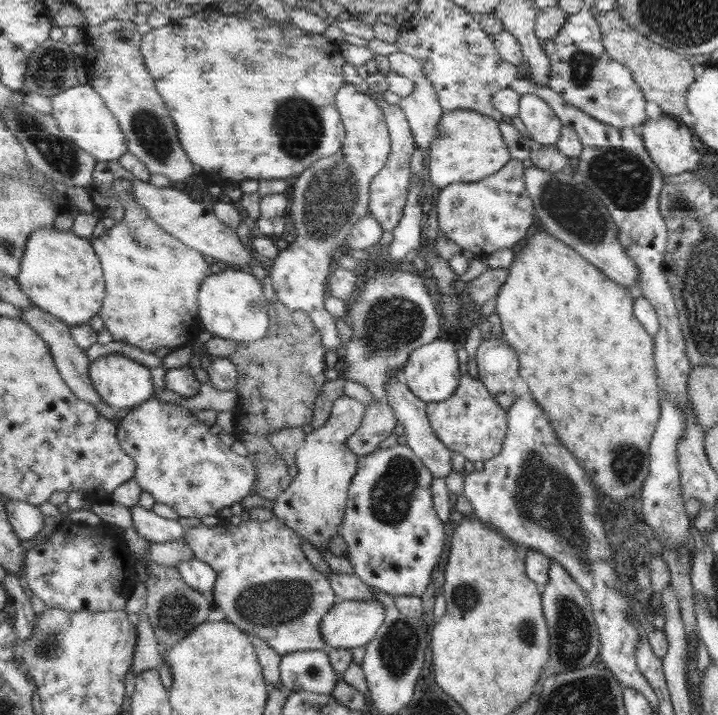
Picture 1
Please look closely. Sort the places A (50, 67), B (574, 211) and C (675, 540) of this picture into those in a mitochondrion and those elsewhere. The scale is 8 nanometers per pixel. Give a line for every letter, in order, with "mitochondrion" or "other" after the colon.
A: mitochondrion
B: mitochondrion
C: other

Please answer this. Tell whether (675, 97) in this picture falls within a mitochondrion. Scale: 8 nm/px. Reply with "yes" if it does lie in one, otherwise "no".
no

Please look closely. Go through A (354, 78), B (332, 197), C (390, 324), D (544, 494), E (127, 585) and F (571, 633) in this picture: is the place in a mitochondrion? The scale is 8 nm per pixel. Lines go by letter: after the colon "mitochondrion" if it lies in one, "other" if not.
A: other
B: mitochondrion
C: mitochondrion
D: mitochondrion
E: other
F: mitochondrion

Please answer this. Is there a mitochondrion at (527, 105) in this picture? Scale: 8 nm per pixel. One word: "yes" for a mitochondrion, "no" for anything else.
no

